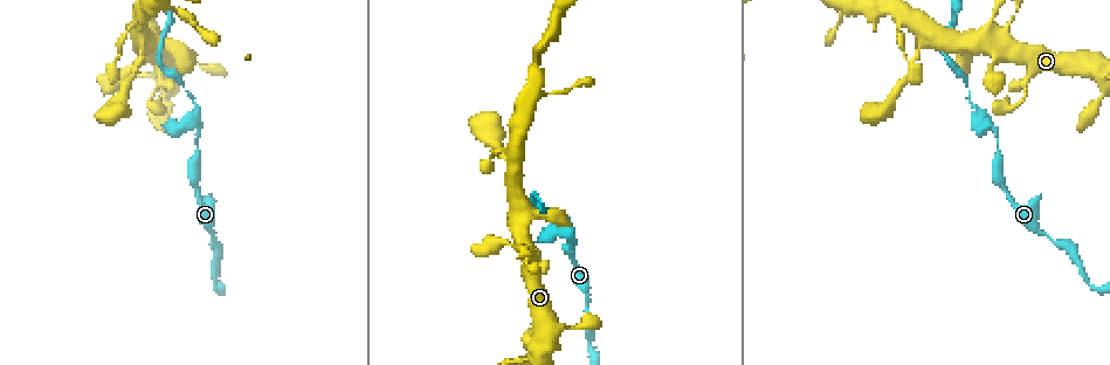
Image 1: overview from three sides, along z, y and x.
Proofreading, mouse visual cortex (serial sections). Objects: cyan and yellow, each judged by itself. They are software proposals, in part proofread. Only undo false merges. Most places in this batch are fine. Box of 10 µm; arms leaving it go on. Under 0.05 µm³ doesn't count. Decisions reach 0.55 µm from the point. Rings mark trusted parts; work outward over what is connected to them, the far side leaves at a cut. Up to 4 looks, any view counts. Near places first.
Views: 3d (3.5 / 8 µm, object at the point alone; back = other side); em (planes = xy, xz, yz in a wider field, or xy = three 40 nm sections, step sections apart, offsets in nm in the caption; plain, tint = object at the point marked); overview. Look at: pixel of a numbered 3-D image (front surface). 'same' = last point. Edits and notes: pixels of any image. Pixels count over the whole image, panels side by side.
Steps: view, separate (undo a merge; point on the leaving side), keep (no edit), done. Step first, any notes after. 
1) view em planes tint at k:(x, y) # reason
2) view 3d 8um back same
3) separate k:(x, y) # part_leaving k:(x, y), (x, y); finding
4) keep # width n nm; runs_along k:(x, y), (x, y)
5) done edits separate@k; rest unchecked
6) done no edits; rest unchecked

view 3d 3.5um back at 1:(522, 275) # thin neck

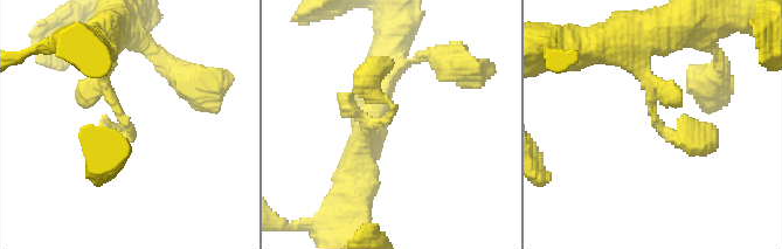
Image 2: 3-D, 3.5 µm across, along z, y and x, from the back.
view em xy step 1 tint at 2:(124, 122) # now the EM

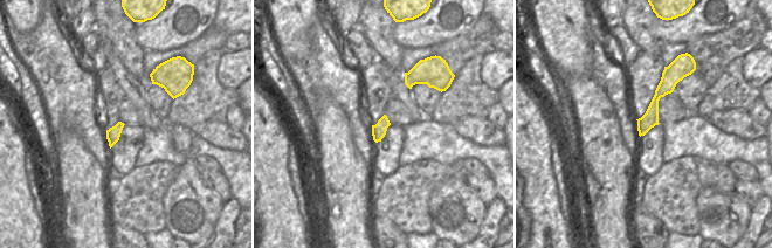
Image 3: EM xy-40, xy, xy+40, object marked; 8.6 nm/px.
keep # one cell here

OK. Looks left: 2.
view 3d 3.5um at 1:(187, 91) # a narrow waist

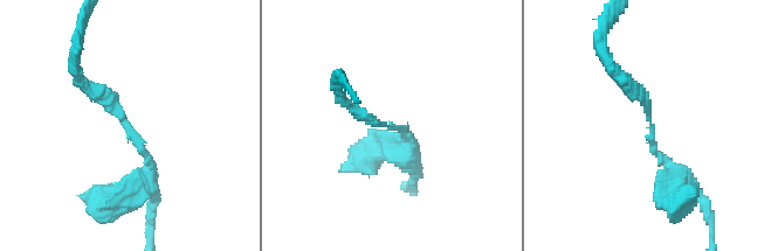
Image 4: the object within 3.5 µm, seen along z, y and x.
view em xy step 5 tint at 4:(651, 126)

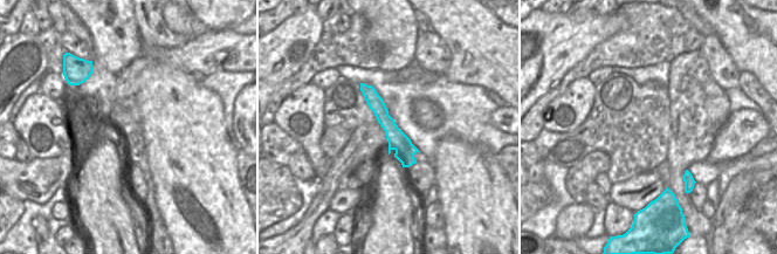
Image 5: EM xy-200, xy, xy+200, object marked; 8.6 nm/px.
keep # width 200 nm; runs_along 5:(363, 87), (378, 107), (408, 163); continuous, no second cell

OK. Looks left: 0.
done no edits; rest unchecked

